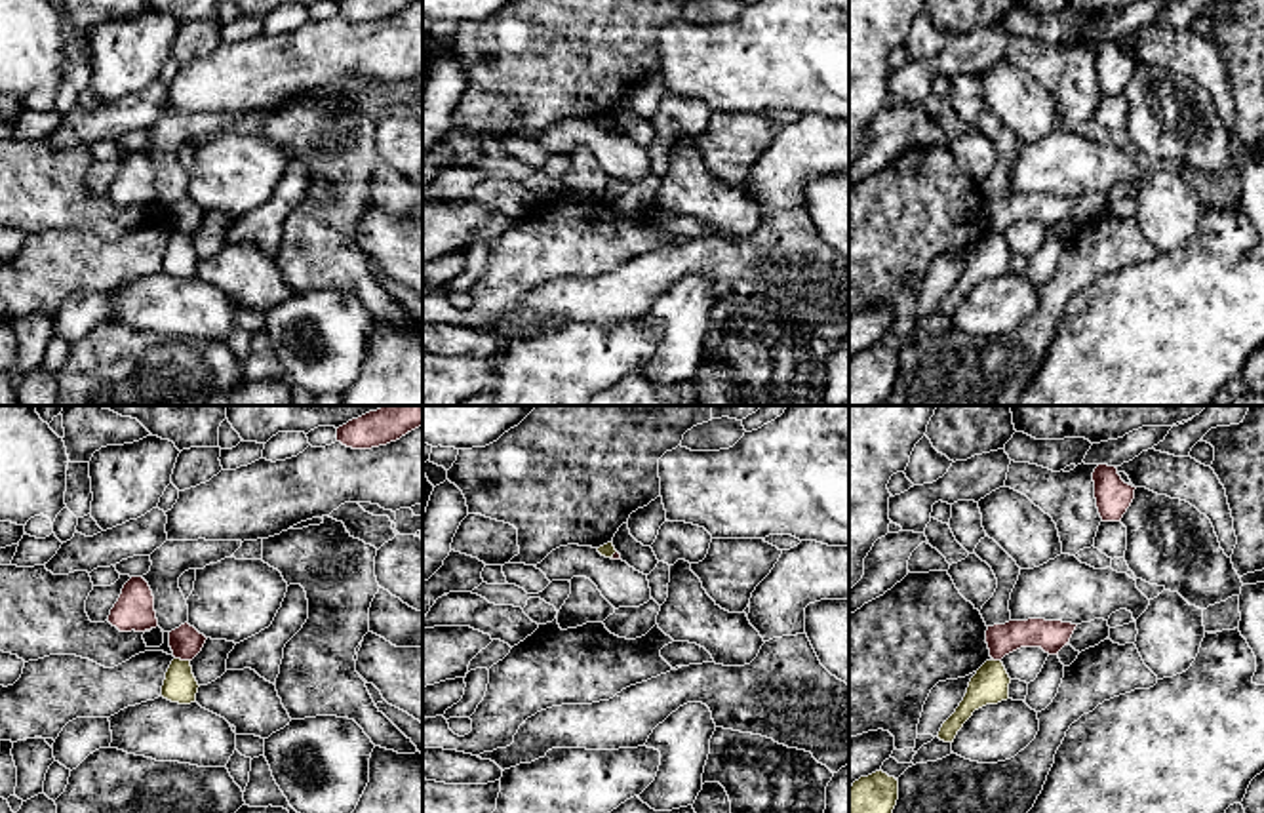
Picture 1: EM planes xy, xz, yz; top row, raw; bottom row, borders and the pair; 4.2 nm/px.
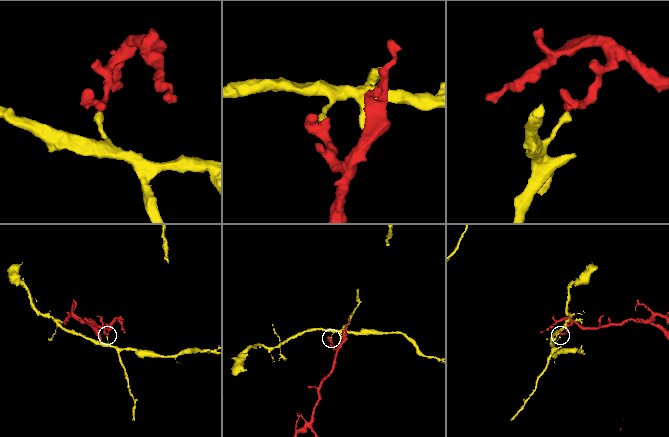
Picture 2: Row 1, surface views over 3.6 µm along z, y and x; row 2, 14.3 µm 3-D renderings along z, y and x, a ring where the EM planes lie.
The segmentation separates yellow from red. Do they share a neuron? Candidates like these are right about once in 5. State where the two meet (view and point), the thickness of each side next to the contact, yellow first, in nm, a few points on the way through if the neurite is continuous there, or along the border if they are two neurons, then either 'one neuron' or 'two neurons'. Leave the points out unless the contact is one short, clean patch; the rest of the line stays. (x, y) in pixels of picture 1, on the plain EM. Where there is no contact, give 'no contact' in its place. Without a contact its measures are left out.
meets yellow in xy at (183, 235); 140 nm thick on the yellow side, 140 nm on the other; border along xy (176, 231), (189, 235); two neurons

